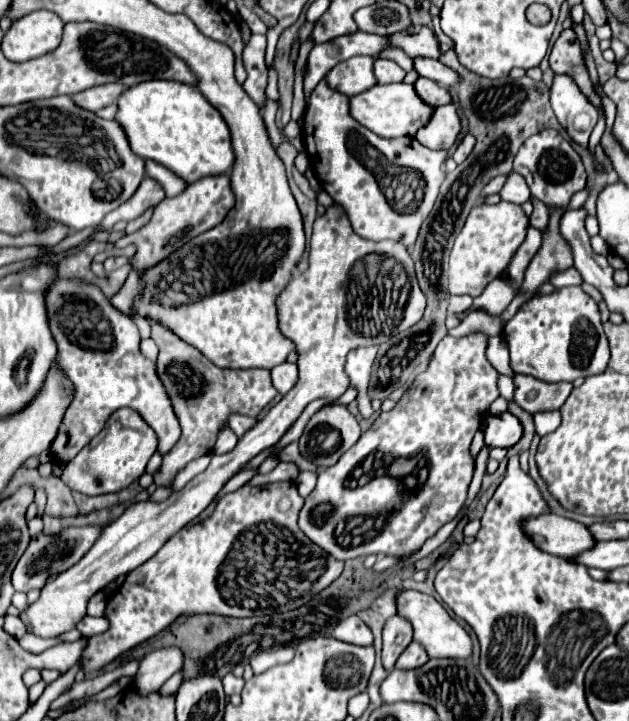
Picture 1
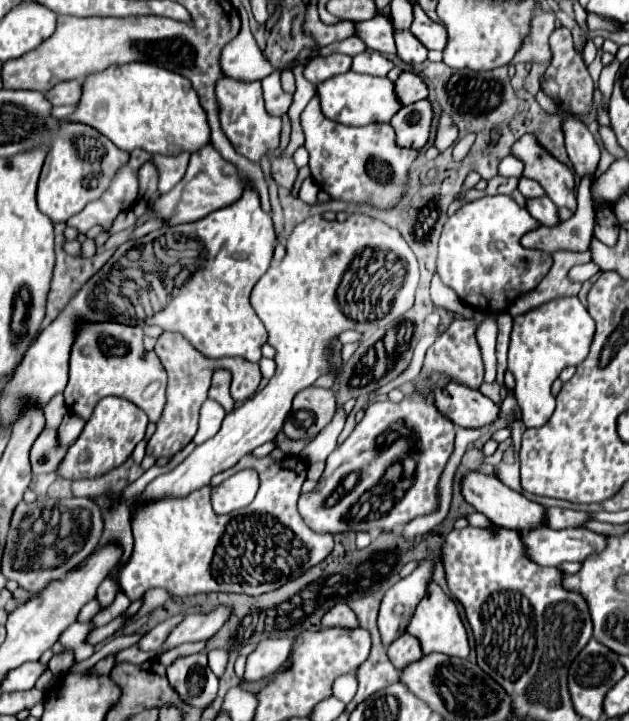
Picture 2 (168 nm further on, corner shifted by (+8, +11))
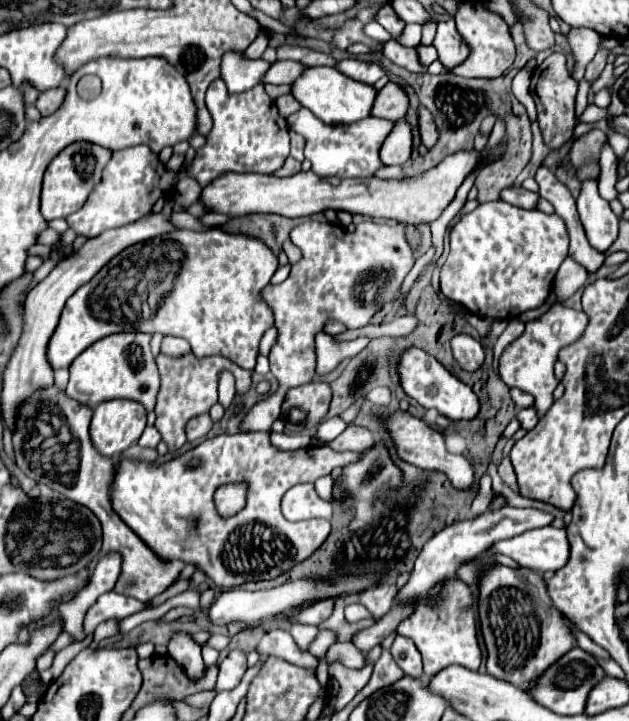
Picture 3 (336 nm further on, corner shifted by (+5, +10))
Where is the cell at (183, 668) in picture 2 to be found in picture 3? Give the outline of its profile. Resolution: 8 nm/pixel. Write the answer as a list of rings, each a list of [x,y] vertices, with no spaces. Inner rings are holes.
[[[175,634],[169,642],[169,656],[183,666],[187,678],[203,678],[203,670],[207,670],[201,658],[201,646],[191,640],[189,634]]]

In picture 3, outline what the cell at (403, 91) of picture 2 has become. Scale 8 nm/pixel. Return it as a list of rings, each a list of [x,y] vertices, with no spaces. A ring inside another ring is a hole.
[[[389,82],[385,88],[379,90],[371,114],[377,118],[397,122],[407,114],[407,108],[409,108],[409,94],[405,92],[405,88],[401,84]]]

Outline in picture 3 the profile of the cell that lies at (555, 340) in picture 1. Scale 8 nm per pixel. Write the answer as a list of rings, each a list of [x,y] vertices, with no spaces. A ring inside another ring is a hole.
[[[553,304],[545,314],[527,322],[525,332],[503,350],[499,360],[501,380],[507,386],[517,386],[535,398],[533,408],[537,412],[537,418],[543,418],[551,408],[551,404],[555,402],[553,390],[559,384],[559,380],[555,378],[553,366],[559,360],[557,358],[559,350],[563,346],[569,346],[571,342],[577,342],[583,336],[585,328],[587,328],[587,314],[583,314],[583,310],[573,310],[563,304]]]

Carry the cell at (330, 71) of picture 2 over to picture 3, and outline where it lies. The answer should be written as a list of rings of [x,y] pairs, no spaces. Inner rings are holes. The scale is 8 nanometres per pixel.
[[[295,60],[275,62],[275,64],[271,64],[263,82],[291,84],[291,82],[295,82],[295,78],[299,78],[299,74],[303,74],[303,70],[307,70],[307,66],[301,64],[301,62],[295,62]]]

